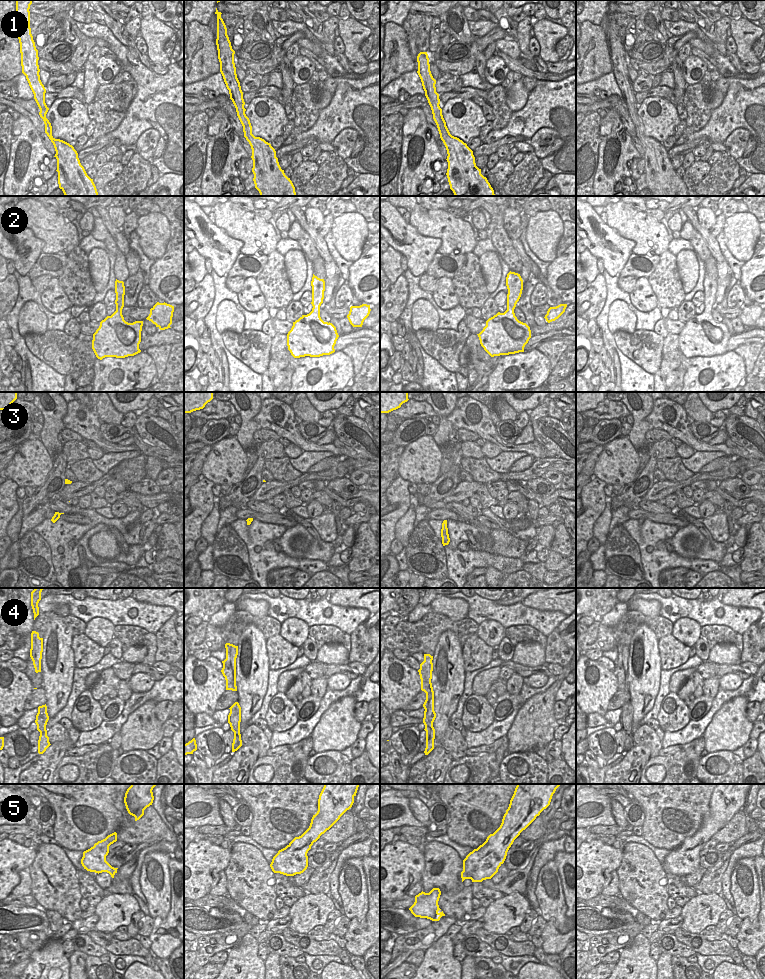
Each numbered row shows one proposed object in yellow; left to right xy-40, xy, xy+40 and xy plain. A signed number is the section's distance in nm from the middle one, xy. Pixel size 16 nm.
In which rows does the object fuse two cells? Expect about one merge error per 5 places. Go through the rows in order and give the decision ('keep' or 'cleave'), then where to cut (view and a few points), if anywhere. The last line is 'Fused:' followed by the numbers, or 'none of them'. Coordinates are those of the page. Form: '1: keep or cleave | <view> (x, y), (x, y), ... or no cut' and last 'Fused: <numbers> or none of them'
1: keep | no cut
2: keep | no cut
3: keep | no cut
4: cleave | xy-40 (46, 731), (40, 733)
5: keep | no cut
Fused: 4

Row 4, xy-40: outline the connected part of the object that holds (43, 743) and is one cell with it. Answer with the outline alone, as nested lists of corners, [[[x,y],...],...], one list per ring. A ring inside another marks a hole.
[[[47,732],[40,733],[38,740],[38,753],[43,754],[46,749],[50,746],[49,737],[47,736]]]

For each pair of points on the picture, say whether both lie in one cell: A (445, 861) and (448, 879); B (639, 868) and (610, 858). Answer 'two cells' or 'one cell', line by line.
A: one cell
B: two cells

